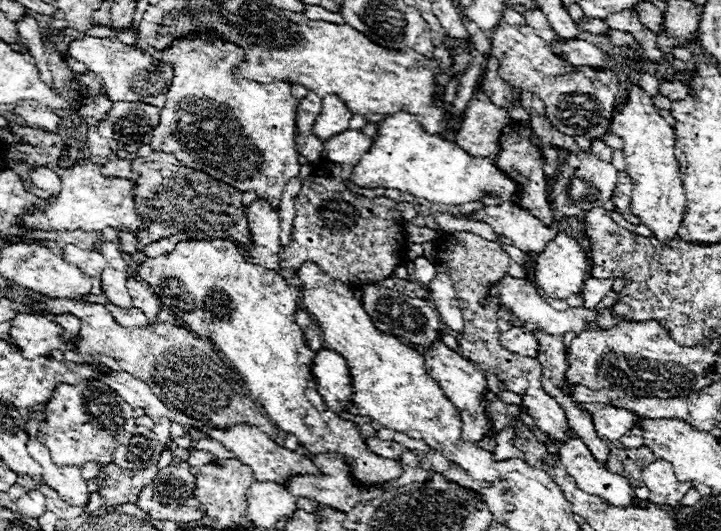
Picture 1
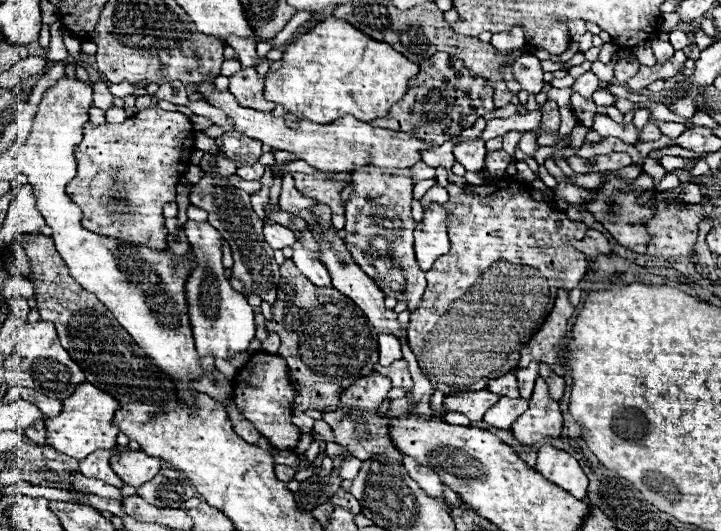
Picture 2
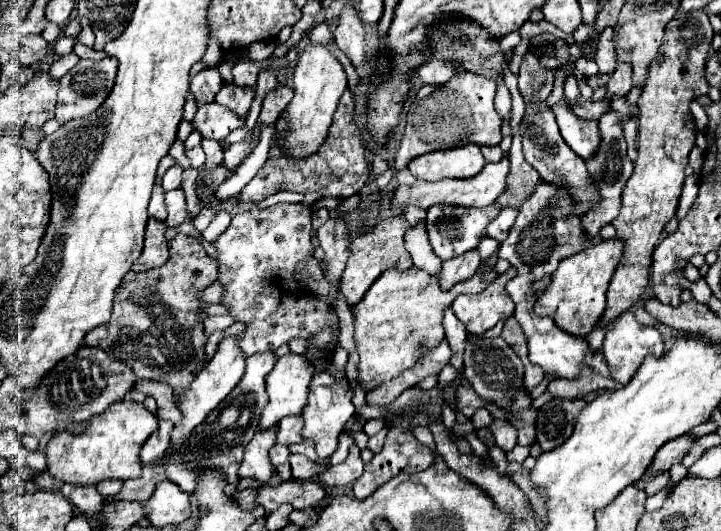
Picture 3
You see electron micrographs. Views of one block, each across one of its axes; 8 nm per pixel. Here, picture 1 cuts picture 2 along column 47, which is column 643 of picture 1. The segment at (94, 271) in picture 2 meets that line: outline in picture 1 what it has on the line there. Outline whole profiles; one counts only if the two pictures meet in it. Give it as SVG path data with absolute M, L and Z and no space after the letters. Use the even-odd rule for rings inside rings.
M632 86L628 100L616 106L612 114L612 128L624 140L626 172L632 178L632 208L640 216L642 224L652 230L658 240L672 240L678 234L684 216L684 186L680 180L680 164L674 156L674 130L658 114L648 94Z

